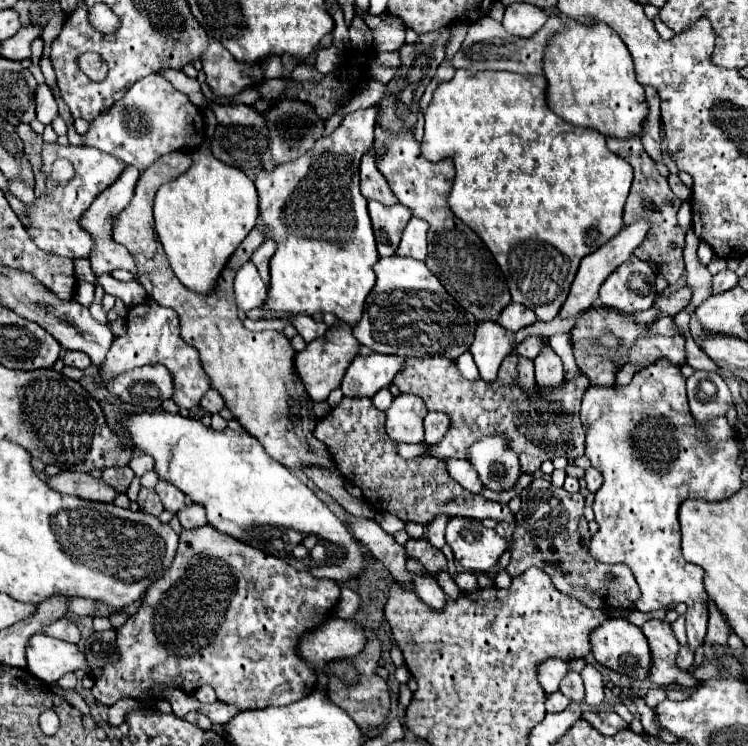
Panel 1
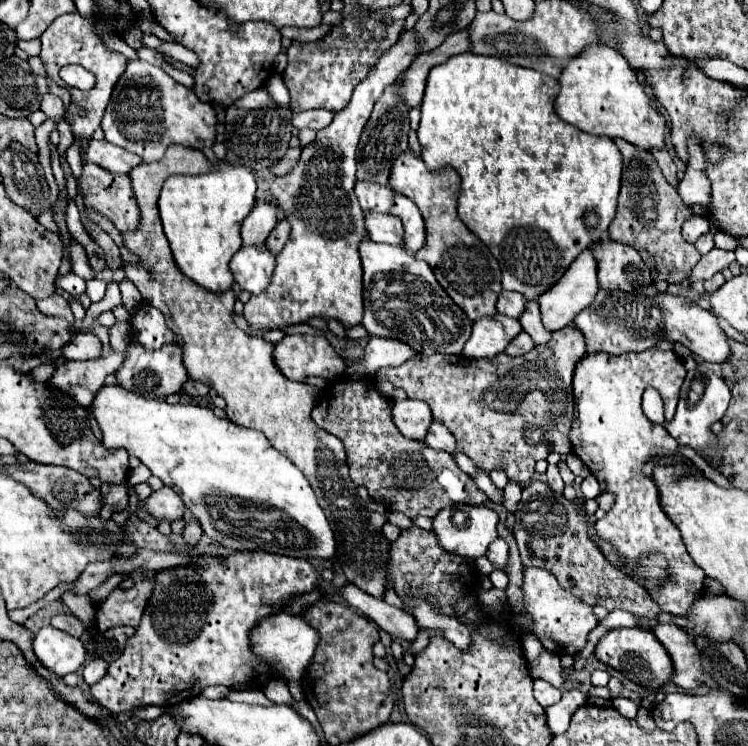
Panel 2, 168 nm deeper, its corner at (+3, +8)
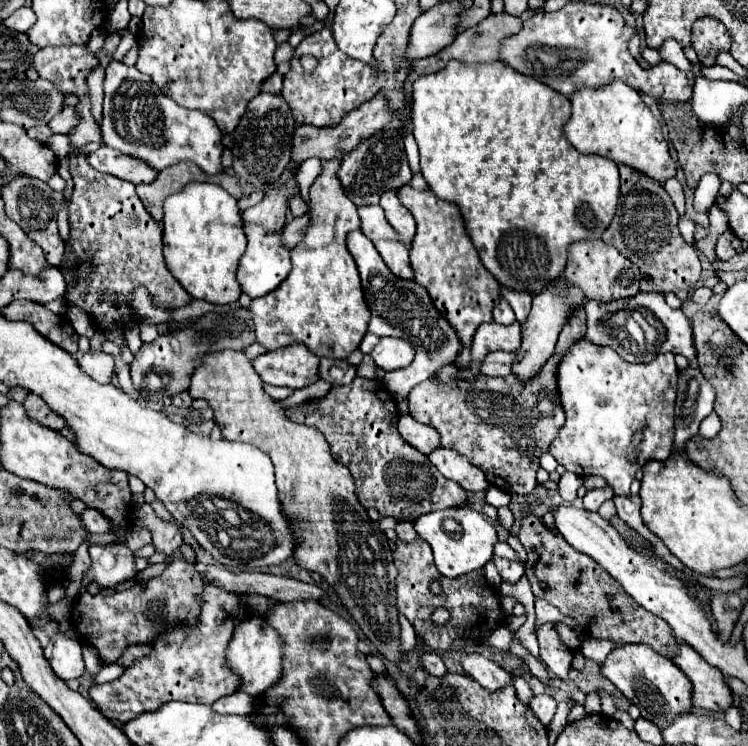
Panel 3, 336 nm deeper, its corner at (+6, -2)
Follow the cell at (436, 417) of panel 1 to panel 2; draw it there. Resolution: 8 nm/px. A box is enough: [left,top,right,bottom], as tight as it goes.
[425,420,455,452]

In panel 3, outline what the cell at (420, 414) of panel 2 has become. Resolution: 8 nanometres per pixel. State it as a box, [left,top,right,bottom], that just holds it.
[398,416,440,456]

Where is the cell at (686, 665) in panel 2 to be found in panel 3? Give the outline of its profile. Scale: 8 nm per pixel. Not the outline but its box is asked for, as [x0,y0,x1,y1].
[672,644,732,712]

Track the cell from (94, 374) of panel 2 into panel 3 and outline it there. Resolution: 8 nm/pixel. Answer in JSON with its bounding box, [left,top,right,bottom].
[24,394,66,430]

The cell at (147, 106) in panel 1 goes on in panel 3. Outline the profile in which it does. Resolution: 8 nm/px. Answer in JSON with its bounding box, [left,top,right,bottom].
[102,60,222,174]

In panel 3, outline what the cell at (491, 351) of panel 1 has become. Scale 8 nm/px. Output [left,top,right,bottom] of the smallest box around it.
[472,322,520,374]

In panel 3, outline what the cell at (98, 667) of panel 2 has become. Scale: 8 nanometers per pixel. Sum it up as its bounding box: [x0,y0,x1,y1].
[94,664,124,684]

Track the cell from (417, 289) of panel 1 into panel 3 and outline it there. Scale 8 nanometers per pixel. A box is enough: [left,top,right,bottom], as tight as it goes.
[346,230,462,402]

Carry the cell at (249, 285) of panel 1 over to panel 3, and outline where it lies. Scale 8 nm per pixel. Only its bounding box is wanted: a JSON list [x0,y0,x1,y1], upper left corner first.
[238,224,290,298]

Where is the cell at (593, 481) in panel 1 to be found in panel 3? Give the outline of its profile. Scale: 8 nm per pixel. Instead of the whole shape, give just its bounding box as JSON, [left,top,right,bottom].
[584,486,614,510]

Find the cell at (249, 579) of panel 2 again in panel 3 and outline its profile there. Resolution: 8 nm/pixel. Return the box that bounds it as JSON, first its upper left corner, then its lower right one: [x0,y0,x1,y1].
[90,584,248,722]

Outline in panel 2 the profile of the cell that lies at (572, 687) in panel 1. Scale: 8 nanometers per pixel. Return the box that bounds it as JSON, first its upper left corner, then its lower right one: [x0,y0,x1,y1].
[531,650,565,688]

